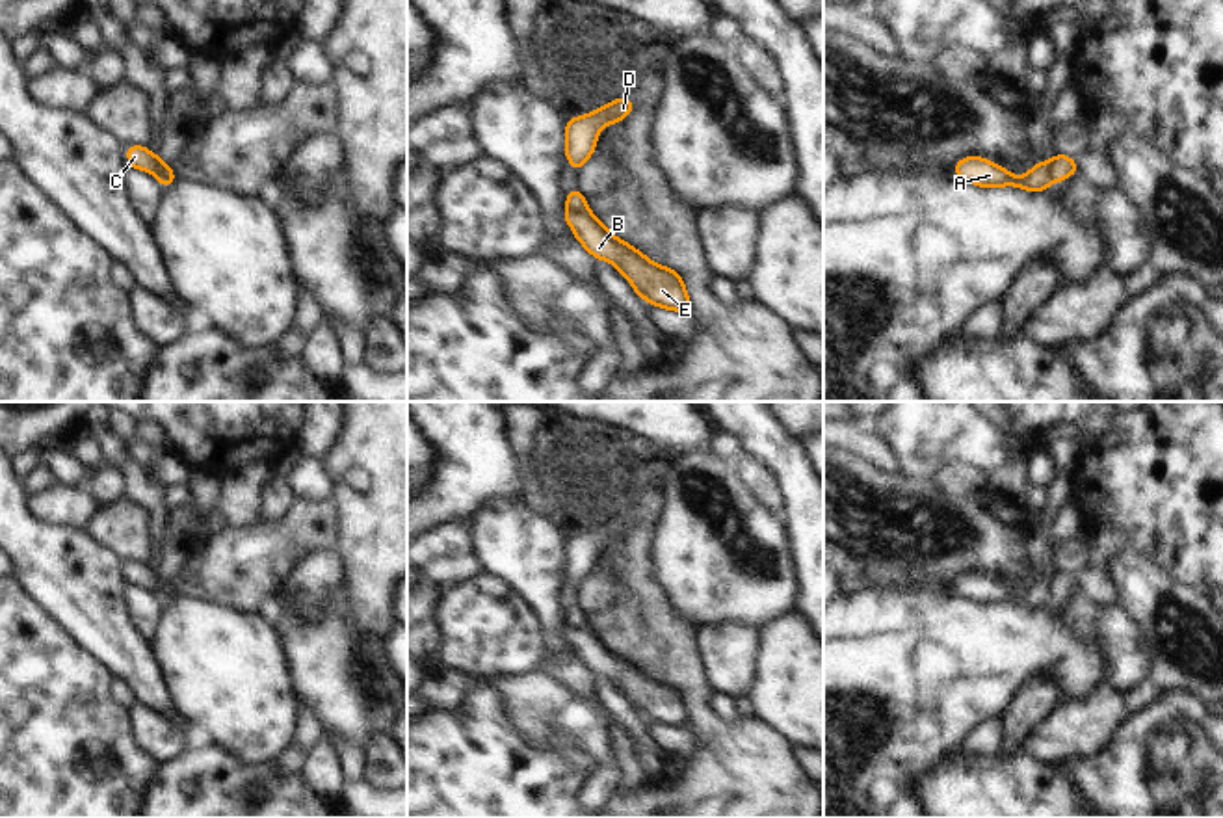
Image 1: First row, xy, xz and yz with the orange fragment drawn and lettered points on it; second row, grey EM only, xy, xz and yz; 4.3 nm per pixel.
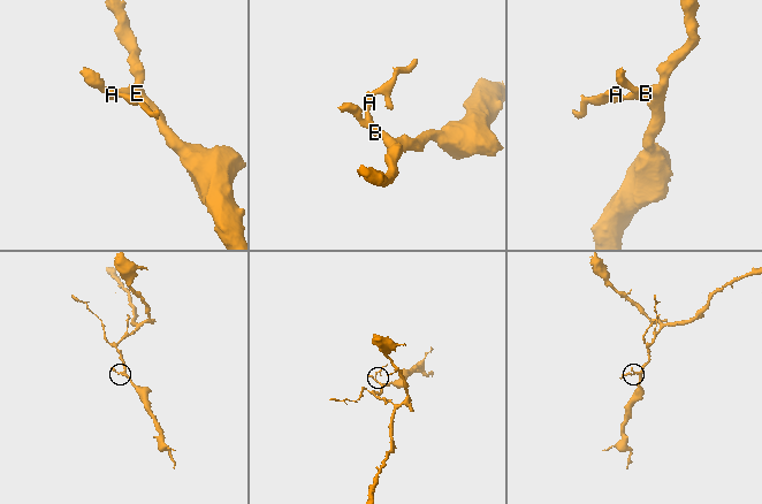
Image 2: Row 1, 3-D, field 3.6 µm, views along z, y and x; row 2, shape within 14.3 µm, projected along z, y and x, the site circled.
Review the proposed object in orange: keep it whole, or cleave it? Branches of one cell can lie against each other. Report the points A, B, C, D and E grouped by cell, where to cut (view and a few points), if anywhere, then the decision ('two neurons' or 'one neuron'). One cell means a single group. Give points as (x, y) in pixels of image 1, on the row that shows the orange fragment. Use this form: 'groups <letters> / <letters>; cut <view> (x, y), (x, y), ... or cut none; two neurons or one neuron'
groups A D / B C E; cut xz (567, 209), (590, 212); two neurons

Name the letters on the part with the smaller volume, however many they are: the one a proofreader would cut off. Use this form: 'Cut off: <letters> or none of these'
Cut off: A, D

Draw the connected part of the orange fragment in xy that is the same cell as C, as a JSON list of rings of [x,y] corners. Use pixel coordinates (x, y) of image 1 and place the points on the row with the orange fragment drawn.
[[[126,145],[126,160],[130,169],[145,169],[156,175],[162,169],[162,162],[158,154],[152,154],[147,147],[141,145]]]

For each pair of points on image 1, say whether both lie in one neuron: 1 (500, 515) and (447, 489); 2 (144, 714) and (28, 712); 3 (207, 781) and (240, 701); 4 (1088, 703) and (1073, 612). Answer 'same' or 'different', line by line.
1: different
2: different
3: different
4: different

